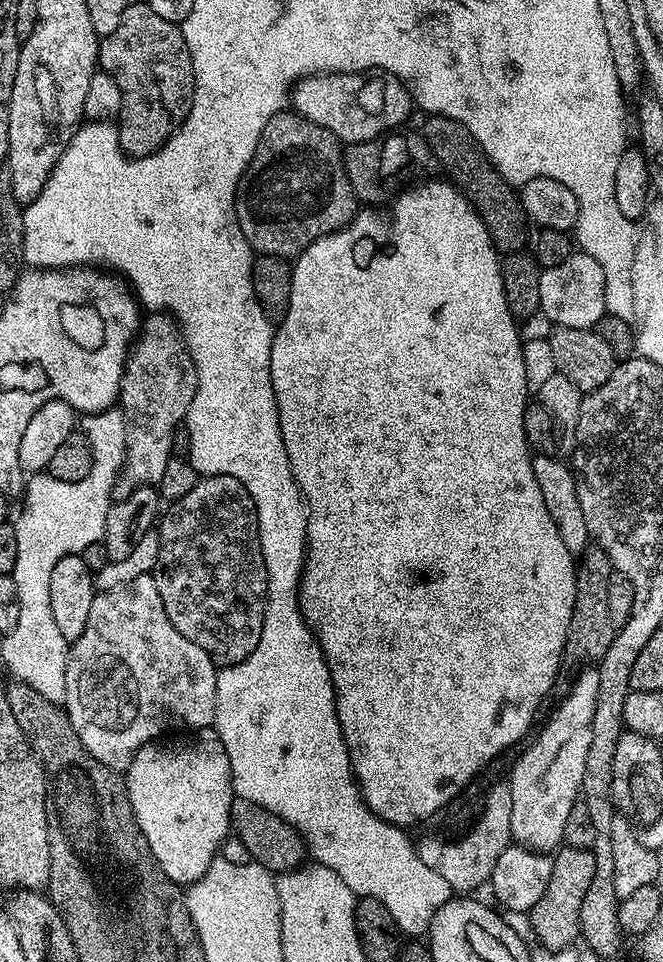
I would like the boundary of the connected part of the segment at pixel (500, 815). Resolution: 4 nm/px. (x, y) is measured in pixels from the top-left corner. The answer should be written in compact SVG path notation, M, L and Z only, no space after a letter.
M507 783L496 784L484 796L484 809L479 809L478 815L471 821L470 827L457 840L435 840L428 836L419 841L418 851L422 862L435 870L441 878L450 882L453 893L472 894L475 888L489 883L494 874L494 862L502 858L502 850L506 850L513 843L510 830L510 790Z

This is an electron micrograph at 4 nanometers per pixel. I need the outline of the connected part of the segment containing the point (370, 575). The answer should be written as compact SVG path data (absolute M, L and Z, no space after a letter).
M428 178L405 187L408 189L389 208L361 207L346 227L318 238L318 242L314 242L305 252L295 257L292 264L290 306L275 325L270 346L270 382L274 386L282 442L290 458L290 470L298 482L301 494L304 495L304 503L308 506L308 551L304 557L304 573L300 575L300 612L309 628L315 632L316 641L320 643L320 649L328 663L336 695L338 722L342 726L356 785L360 787L366 806L370 806L370 810L374 810L378 818L397 826L409 826L408 824L416 824L419 820L428 820L439 808L447 809L459 797L456 795L479 774L480 768L487 769L492 761L501 755L503 748L518 743L527 734L540 703L547 698L548 692L550 696L556 676L560 673L560 660L564 657L564 643L570 630L570 618L574 614L576 597L576 560L558 535L558 526L554 526L554 518L550 518L546 502L542 502L542 490L538 490L538 481L534 478L532 456L524 433L524 412L530 403L528 364L524 361L524 348L520 345L520 332L516 329L518 321L510 306L506 306L506 290L502 290L500 273L501 257L498 255L498 249L492 244L482 218L472 209L472 203L462 195L459 188L447 179L432 179Z

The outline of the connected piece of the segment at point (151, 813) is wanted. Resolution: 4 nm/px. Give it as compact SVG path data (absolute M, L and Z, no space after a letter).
M202 728L195 733L193 740L185 744L164 744L153 742L144 744L134 754L126 773L128 797L136 815L138 826L158 862L158 866L181 886L198 882L212 861L217 859L220 846L230 836L232 823L232 771L230 758L226 758L226 746L212 728Z

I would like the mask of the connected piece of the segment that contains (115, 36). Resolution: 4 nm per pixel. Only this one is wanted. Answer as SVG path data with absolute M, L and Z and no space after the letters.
M138 2L130 6L126 14L122 14L117 28L101 39L98 64L103 71L112 75L114 82L118 82L118 90L122 90L122 110L118 117L120 149L129 158L149 156L156 152L184 124L190 114L192 95L196 89L190 50L180 25L166 22L166 18L154 14L147 2Z

